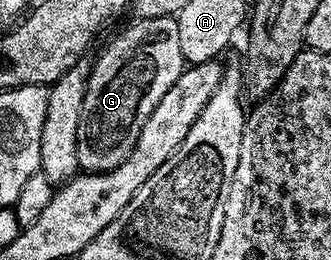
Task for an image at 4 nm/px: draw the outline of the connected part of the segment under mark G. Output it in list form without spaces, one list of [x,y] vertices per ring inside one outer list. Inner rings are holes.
[[[175,17],[135,19],[108,41],[107,48],[90,64],[77,121],[77,161],[84,172],[113,170],[124,161],[141,133],[141,125],[149,121],[149,113],[181,77],[184,66]]]

